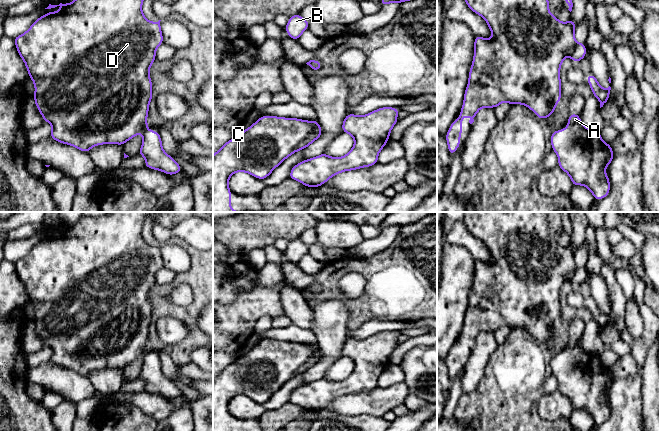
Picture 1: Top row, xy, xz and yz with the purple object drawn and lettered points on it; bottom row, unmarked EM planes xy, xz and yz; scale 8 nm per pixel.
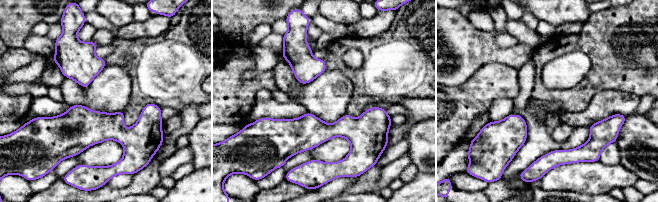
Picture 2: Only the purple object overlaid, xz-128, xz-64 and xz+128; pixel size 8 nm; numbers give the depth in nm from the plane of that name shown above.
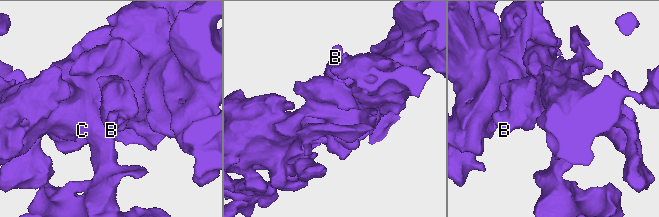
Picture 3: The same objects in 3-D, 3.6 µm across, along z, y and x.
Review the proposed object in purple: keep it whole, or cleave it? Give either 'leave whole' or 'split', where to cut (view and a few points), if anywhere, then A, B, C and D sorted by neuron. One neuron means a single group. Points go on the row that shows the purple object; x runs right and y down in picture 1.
leave whole; no cut; A B C D

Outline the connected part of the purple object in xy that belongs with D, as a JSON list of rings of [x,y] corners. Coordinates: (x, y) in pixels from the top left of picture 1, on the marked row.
[[[74,0],[69,4],[49,4],[45,9],[60,6],[61,10],[56,13],[47,13],[46,15],[41,16],[25,33],[13,39],[17,51],[27,67],[29,78],[34,82],[35,93],[33,97],[37,109],[41,113],[43,120],[52,125],[52,132],[49,137],[60,143],[71,145],[78,150],[88,153],[88,151],[94,146],[102,144],[118,144],[124,146],[126,141],[132,139],[138,133],[141,133],[143,135],[143,141],[138,154],[142,155],[146,159],[145,167],[162,171],[168,175],[174,175],[181,172],[182,167],[174,160],[173,157],[169,156],[163,150],[160,134],[157,131],[147,129],[149,103],[153,99],[153,88],[149,70],[152,63],[156,60],[155,53],[157,47],[164,43],[160,25],[161,20],[158,22],[148,21],[142,12],[142,3],[143,0]]]

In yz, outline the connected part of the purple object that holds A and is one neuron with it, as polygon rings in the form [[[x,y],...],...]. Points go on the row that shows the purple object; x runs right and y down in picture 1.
[[[572,113],[568,127],[551,133],[552,150],[558,156],[558,166],[571,178],[573,186],[588,188],[595,200],[610,192],[605,169],[614,158],[611,144],[602,140],[599,130],[585,127],[580,115]]]

